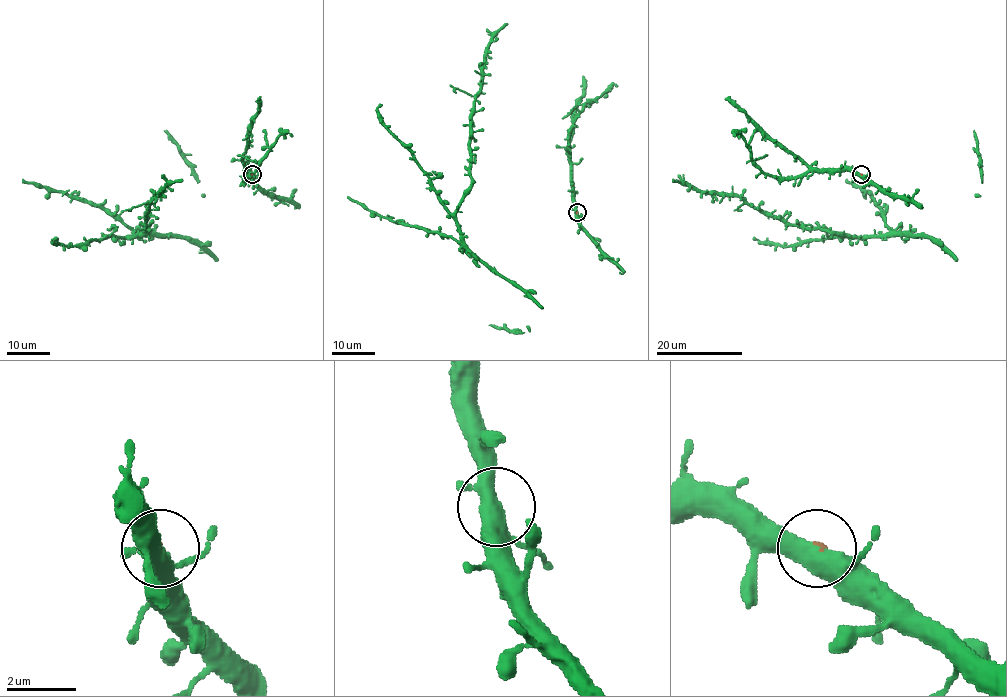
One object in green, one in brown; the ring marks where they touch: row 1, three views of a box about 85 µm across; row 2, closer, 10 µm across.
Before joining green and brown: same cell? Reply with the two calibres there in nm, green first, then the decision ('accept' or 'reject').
calibres 440 and 70 nm; reject

